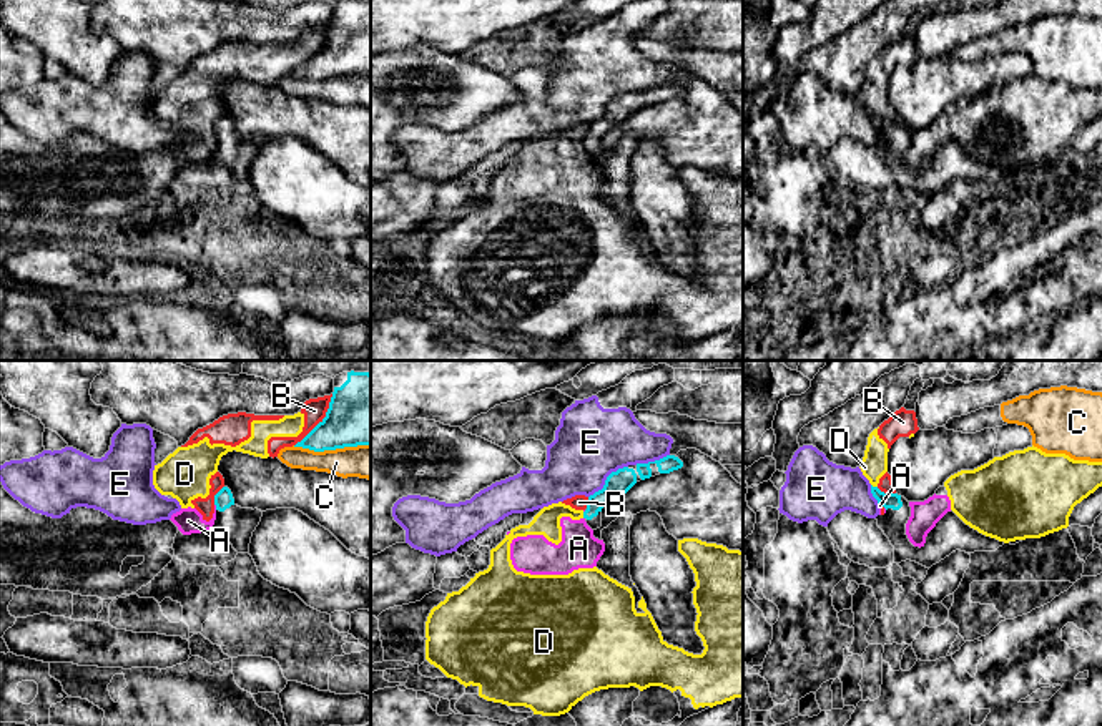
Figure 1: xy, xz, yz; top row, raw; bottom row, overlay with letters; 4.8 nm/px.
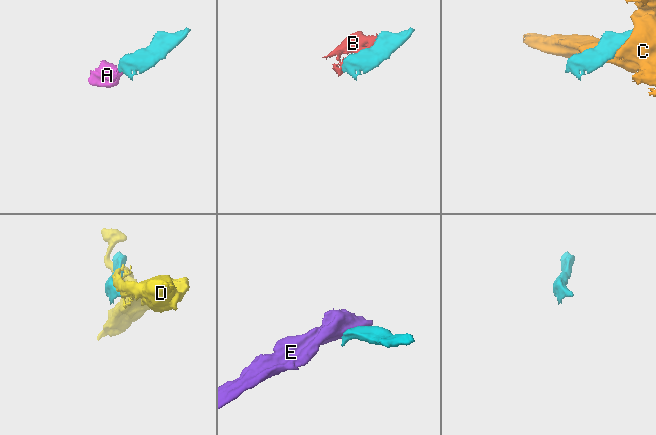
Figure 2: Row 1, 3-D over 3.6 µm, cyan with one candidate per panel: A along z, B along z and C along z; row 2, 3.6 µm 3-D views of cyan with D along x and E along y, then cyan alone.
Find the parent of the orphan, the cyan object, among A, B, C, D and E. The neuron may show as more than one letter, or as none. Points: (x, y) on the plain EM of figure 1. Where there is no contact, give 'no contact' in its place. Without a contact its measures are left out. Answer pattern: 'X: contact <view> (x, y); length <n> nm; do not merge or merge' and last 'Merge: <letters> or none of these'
A: contact xy (216, 135); length 30 nm; do not merge
B: contact xy (319, 50); length 320 nm; do not merge
C: contact xy (331, 77); length 380 nm; do not merge
D: contact xz (584, 143); length 30 nm; do not merge
E: contact xz (607, 107); length 240 nm; do not merge
Merge: none of these

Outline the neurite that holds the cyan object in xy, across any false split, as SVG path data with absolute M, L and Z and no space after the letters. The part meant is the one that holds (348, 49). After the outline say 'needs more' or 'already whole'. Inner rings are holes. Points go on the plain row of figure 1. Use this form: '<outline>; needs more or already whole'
M342 0L326 45L294 75L314 80L371 73L371 2Z; needs more

